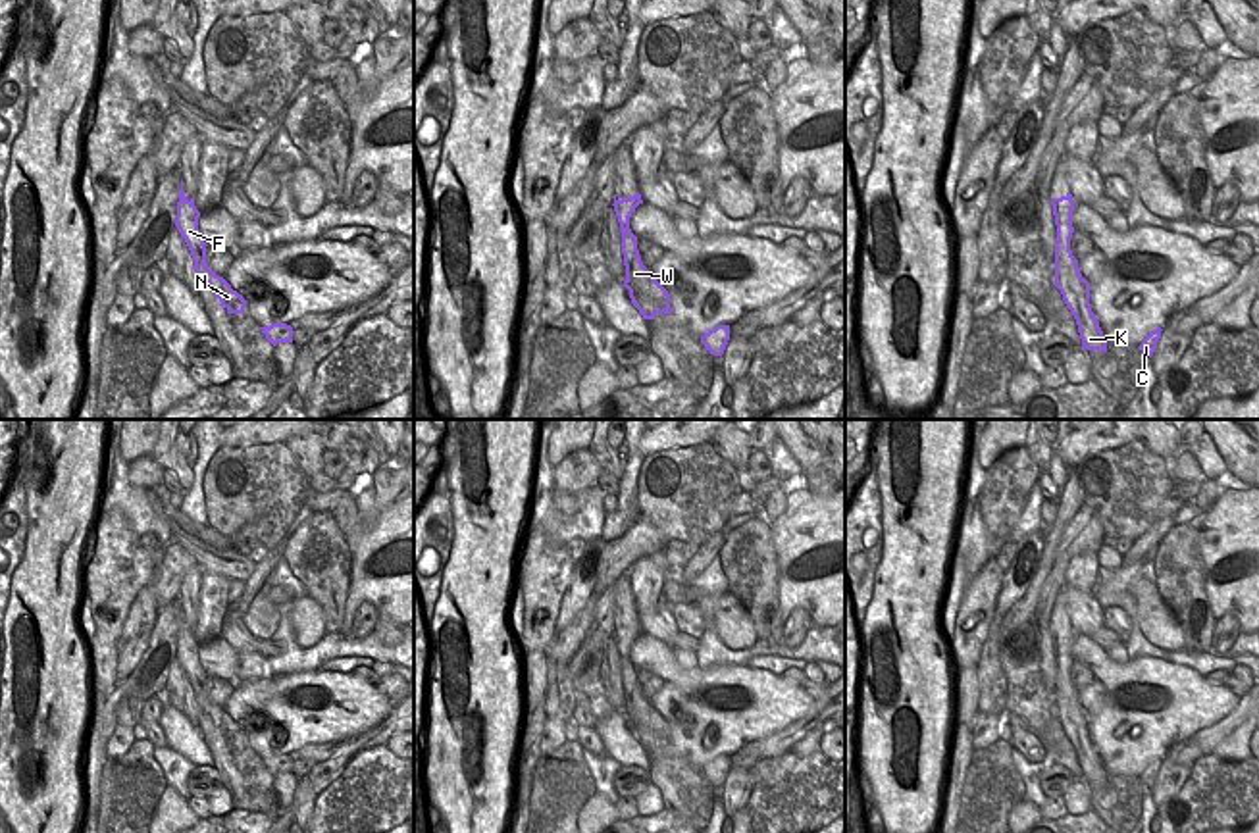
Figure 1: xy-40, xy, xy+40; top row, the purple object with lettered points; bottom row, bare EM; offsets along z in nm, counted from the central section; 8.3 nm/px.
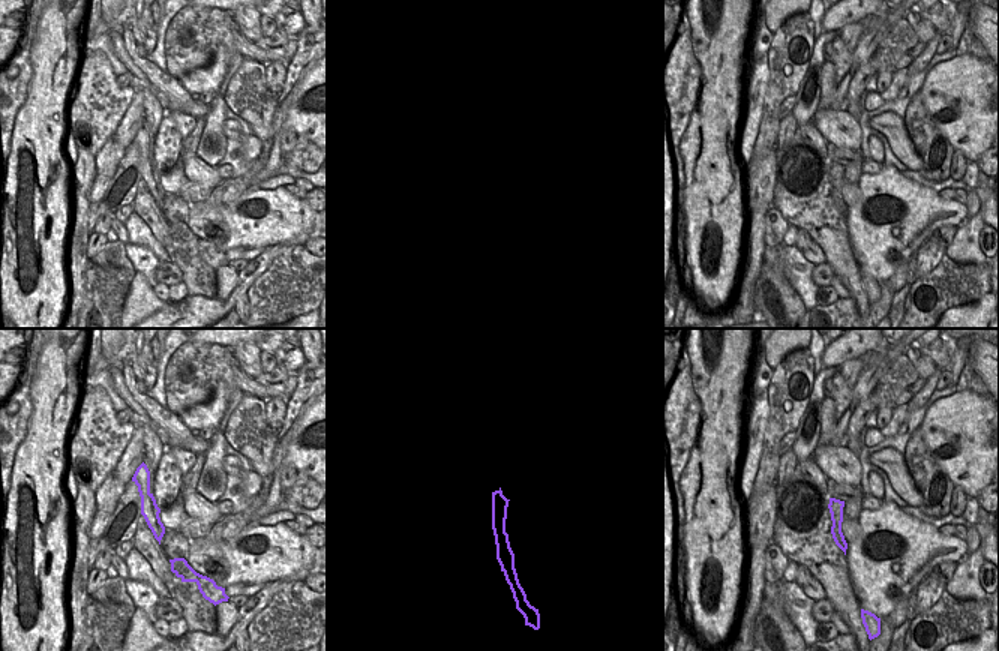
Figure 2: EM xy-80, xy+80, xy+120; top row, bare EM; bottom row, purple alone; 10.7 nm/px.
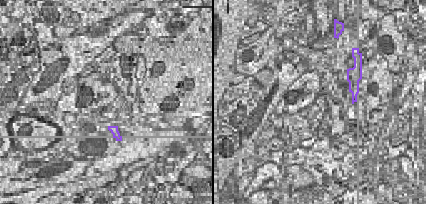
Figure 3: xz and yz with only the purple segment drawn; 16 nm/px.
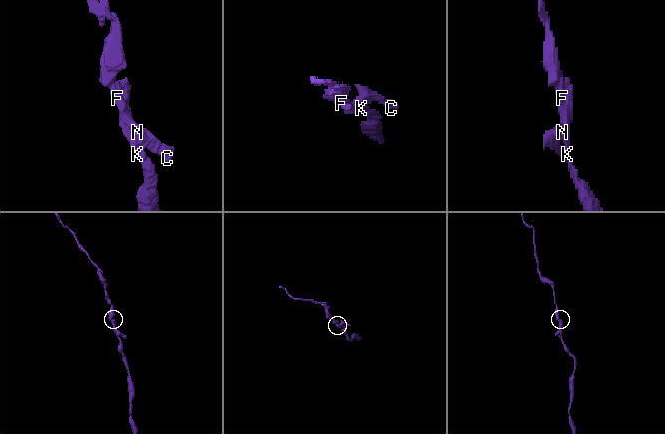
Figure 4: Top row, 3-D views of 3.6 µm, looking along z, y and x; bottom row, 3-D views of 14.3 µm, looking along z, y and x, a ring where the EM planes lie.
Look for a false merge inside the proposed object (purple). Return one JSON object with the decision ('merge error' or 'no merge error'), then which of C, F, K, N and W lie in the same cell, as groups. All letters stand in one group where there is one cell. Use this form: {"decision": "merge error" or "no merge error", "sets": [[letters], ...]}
{"decision": "merge error", "sets": [["C", "F", "N", "W"], ["K"]]}

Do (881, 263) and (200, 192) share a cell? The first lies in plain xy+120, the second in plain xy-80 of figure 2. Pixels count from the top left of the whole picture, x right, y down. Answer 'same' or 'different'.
different

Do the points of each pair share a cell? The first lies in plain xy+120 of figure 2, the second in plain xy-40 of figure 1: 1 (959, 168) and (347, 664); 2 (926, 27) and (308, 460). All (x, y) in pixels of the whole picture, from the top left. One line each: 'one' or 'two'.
1: two
2: two

